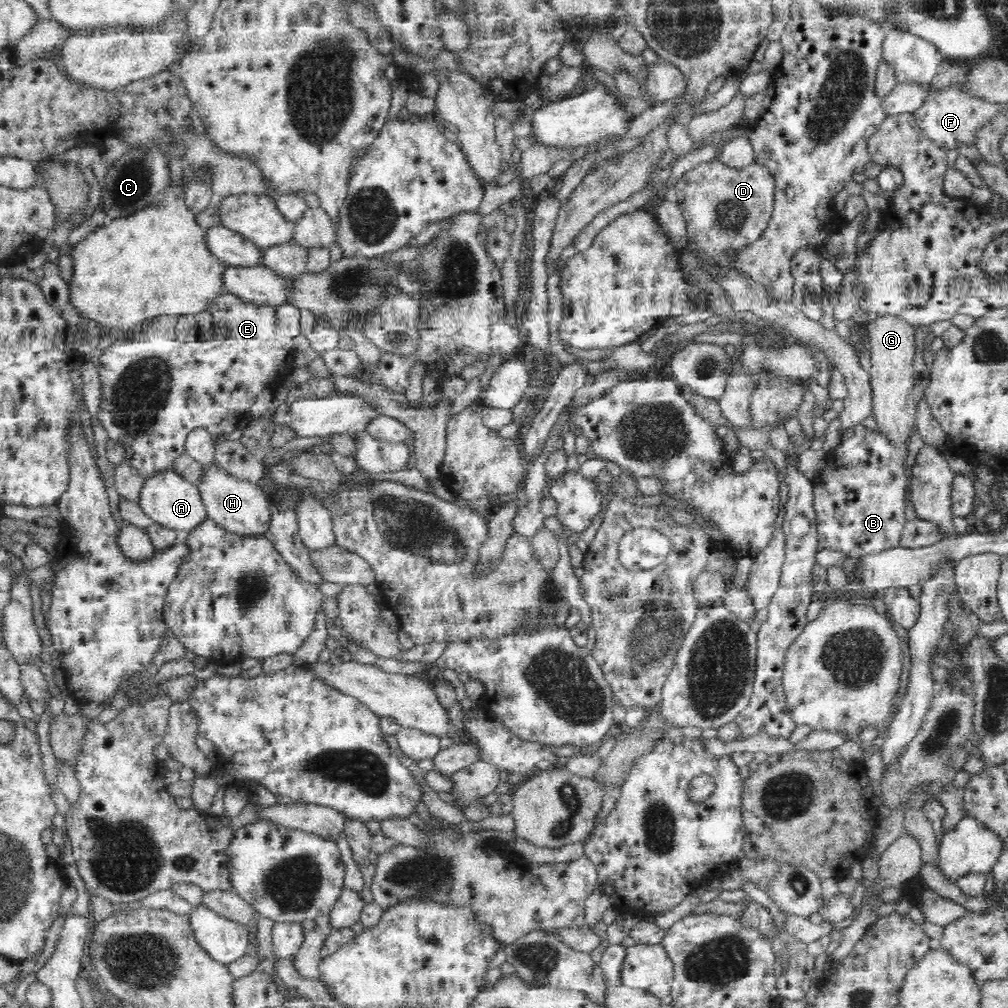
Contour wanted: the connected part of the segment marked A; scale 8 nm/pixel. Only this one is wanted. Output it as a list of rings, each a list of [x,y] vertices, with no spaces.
[[[174,469],[158,472],[152,475],[152,478],[146,479],[146,484],[140,494],[139,504],[146,515],[150,516],[155,523],[162,524],[165,528],[174,530],[178,534],[187,535],[196,531],[209,518],[203,502],[203,494],[200,493],[198,485],[184,479]]]

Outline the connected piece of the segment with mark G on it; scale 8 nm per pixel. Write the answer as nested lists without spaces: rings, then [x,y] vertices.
[[[884,314],[864,323],[867,328],[867,346],[871,352],[870,380],[874,393],[874,416],[877,430],[888,436],[896,445],[908,445],[912,428],[916,420],[916,401],[912,395],[914,388],[914,354],[916,345],[916,328],[904,317]]]

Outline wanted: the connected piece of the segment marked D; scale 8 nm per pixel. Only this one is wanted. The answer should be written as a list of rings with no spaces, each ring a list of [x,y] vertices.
[[[712,160],[711,162],[704,162],[696,166],[694,169],[686,172],[682,178],[680,178],[675,185],[675,192],[677,196],[677,203],[684,213],[684,218],[686,218],[686,222],[688,223],[688,246],[687,248],[693,253],[693,256],[697,259],[698,265],[704,268],[723,268],[724,271],[735,270],[734,266],[736,266],[736,261],[734,261],[734,257],[738,256],[744,248],[751,246],[754,244],[756,240],[760,240],[760,236],[763,236],[764,230],[768,228],[768,224],[770,224],[770,218],[772,218],[772,212],[774,210],[774,194],[776,192],[776,177],[774,177],[773,171],[766,164],[759,164],[755,162],[746,166],[746,168],[731,168],[726,164],[720,162],[720,160]]]

